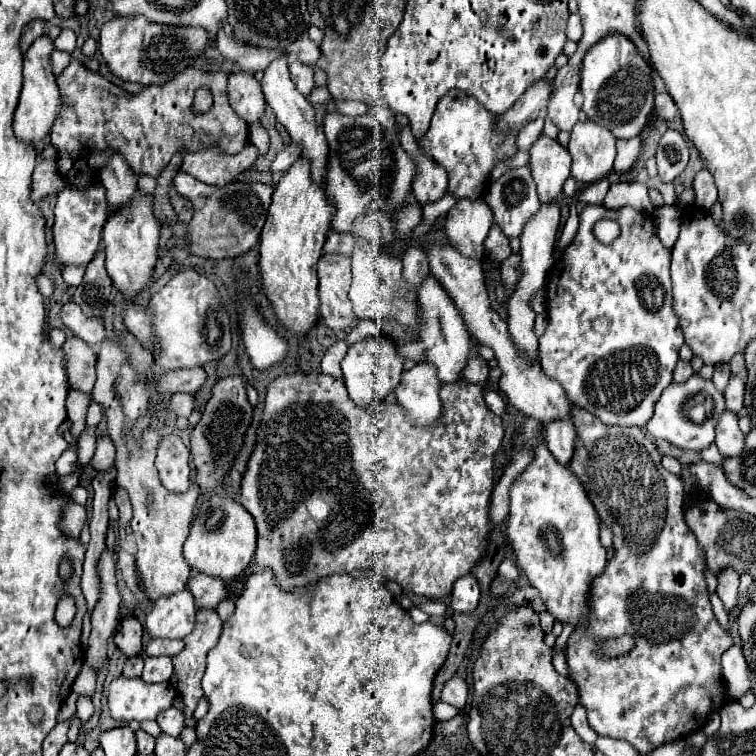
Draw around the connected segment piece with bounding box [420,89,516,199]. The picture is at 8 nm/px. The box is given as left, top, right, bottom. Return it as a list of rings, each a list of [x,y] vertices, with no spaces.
[[[454,89],[446,93],[442,101],[438,101],[434,121],[426,137],[420,141],[420,147],[426,153],[430,153],[438,163],[444,165],[450,177],[448,191],[454,191],[456,197],[476,199],[482,193],[482,189],[488,185],[488,179],[490,179],[488,173],[492,171],[496,163],[494,151],[498,151],[498,159],[508,159],[516,151],[516,145],[514,145],[516,135],[514,133],[496,135],[492,129],[492,123],[494,123],[494,115],[482,109],[482,105],[478,105],[478,101],[474,101],[474,97],[470,97],[468,93],[458,93]]]

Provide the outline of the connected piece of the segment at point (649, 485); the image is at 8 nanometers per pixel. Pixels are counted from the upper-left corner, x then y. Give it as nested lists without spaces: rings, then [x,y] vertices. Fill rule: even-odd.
[[[572,405],[572,423],[576,427],[578,441],[576,441],[576,447],[574,447],[574,457],[570,459],[568,467],[580,479],[582,487],[586,489],[590,501],[594,503],[594,507],[598,511],[600,521],[606,527],[610,527],[610,531],[614,535],[614,555],[608,561],[606,571],[600,577],[596,577],[596,581],[592,585],[592,593],[590,593],[592,613],[590,613],[588,627],[578,627],[570,635],[570,639],[568,639],[566,659],[568,659],[570,671],[572,671],[570,677],[578,685],[580,703],[586,707],[590,727],[594,727],[594,731],[598,735],[608,735],[608,737],[614,737],[614,739],[624,739],[638,753],[650,753],[650,751],[654,751],[656,747],[660,747],[664,743],[670,743],[670,741],[676,741],[676,739],[686,739],[692,731],[702,729],[706,725],[706,721],[710,719],[710,715],[714,711],[720,711],[726,705],[726,683],[724,683],[722,673],[720,673],[720,657],[726,651],[726,647],[732,645],[732,637],[720,627],[720,623],[716,621],[716,615],[712,611],[712,605],[710,605],[708,587],[706,587],[706,579],[704,579],[706,551],[702,549],[702,545],[698,543],[696,535],[690,531],[690,527],[684,521],[684,485],[682,485],[682,479],[662,467],[662,455],[658,453],[658,449],[652,443],[652,439],[640,427],[618,427],[618,425],[612,427],[612,425],[604,425],[598,417],[594,417],[592,413],[588,413],[586,409],[576,407],[576,405]],[[620,635],[632,635],[636,639],[636,647],[630,653],[620,655],[620,657],[616,657],[612,661],[602,661],[600,655],[598,655],[598,643],[600,643],[600,639],[620,637]]]

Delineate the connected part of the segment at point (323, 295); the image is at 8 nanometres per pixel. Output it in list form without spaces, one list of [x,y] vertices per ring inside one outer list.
[[[342,253],[322,255],[318,261],[318,295],[320,295],[320,321],[332,331],[346,331],[352,327],[356,315],[352,311],[352,301],[348,299],[348,289],[352,283],[350,257]]]

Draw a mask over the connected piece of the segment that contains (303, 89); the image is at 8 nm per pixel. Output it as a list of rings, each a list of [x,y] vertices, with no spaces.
[[[292,59],[290,61],[290,77],[302,95],[308,95],[314,89],[314,69],[310,65],[304,65],[304,63]]]

